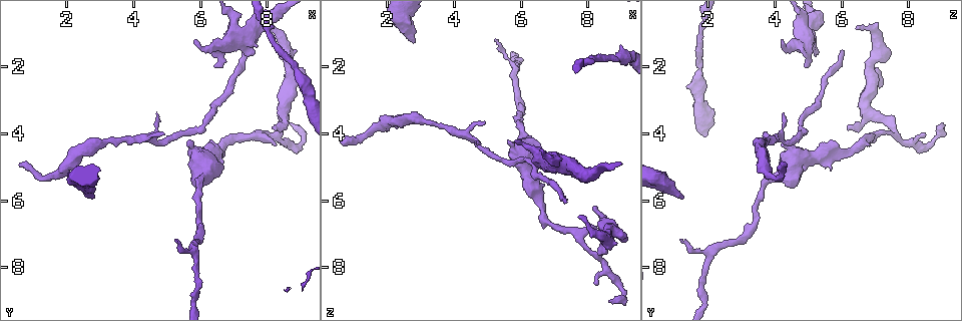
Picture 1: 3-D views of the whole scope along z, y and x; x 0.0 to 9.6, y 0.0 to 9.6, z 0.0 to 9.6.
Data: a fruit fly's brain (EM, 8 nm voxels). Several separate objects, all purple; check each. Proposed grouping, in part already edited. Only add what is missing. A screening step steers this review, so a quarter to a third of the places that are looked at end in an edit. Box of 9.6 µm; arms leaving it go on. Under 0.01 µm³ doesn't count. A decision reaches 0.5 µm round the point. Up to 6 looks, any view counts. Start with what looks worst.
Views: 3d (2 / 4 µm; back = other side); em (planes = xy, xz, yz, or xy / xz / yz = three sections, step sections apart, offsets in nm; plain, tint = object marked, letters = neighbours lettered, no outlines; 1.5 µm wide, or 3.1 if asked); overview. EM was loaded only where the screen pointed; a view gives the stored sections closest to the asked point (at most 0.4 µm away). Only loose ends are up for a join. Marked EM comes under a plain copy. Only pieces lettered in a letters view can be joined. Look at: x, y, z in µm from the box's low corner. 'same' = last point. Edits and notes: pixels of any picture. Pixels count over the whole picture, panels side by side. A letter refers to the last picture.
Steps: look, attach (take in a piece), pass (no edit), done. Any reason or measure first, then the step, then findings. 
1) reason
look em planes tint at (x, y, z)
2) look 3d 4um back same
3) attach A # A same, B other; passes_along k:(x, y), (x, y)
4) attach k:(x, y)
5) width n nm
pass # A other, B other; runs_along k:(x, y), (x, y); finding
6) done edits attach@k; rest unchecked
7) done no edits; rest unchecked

branch stops here
look 3d 4um at (2.75, 5.95, 1.30)

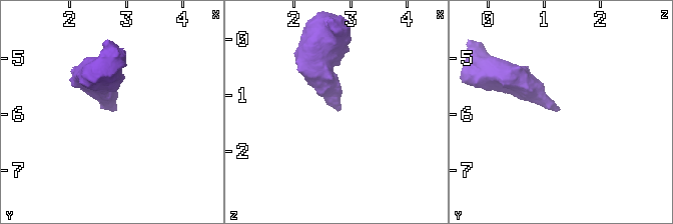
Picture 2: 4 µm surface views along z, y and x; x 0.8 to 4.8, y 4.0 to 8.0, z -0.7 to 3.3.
look em xz step 8 letters at (2.85, 5.90, 1.25)

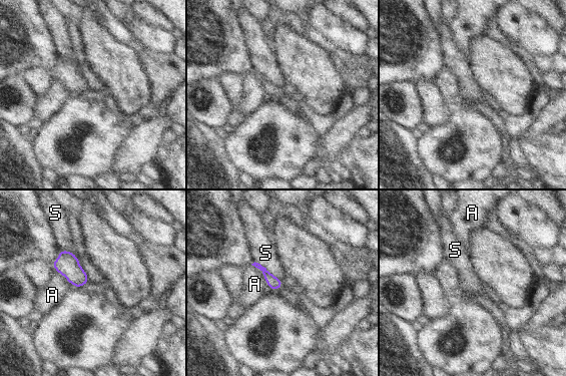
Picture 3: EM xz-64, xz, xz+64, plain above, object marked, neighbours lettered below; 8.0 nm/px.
pass # A other, S other; border 3:(254, 261), (280, 280); none of them fits

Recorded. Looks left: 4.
an open end
look em xz step 8 tint at (6.50, 1.95, 4.85)

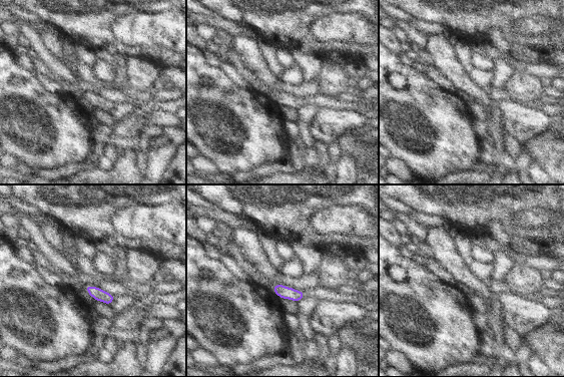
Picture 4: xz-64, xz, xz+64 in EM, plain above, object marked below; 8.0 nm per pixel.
what lies round it
look em xz step 8 letters same

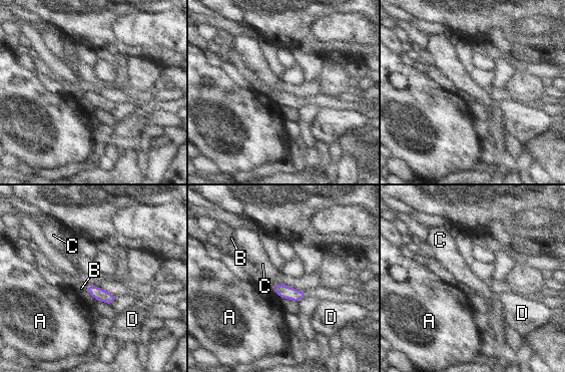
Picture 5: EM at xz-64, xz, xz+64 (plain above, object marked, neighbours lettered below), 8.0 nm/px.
pass # A other, B other, C other, D other; none of them fits

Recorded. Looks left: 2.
look em yz step 4 tint at (4.60, 3.35, 4.25)

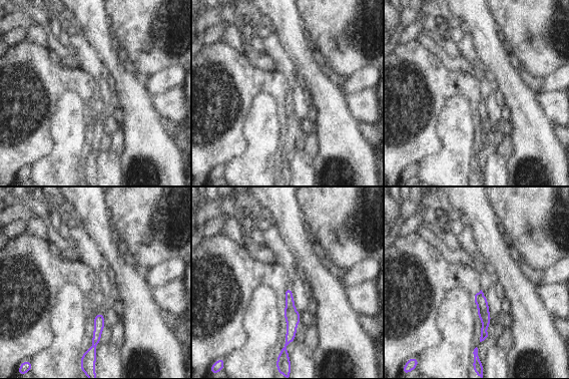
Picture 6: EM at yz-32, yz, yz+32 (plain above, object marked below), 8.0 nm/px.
look em xz step 8 letters same

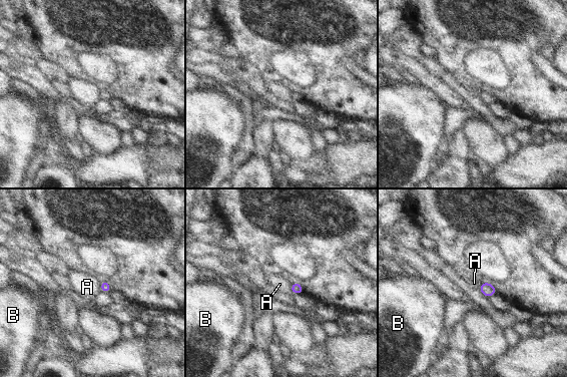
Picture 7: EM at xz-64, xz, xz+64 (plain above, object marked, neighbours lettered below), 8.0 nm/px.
pass # A other, B other; none of them fits

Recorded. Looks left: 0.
done no edits; rest unchecked

